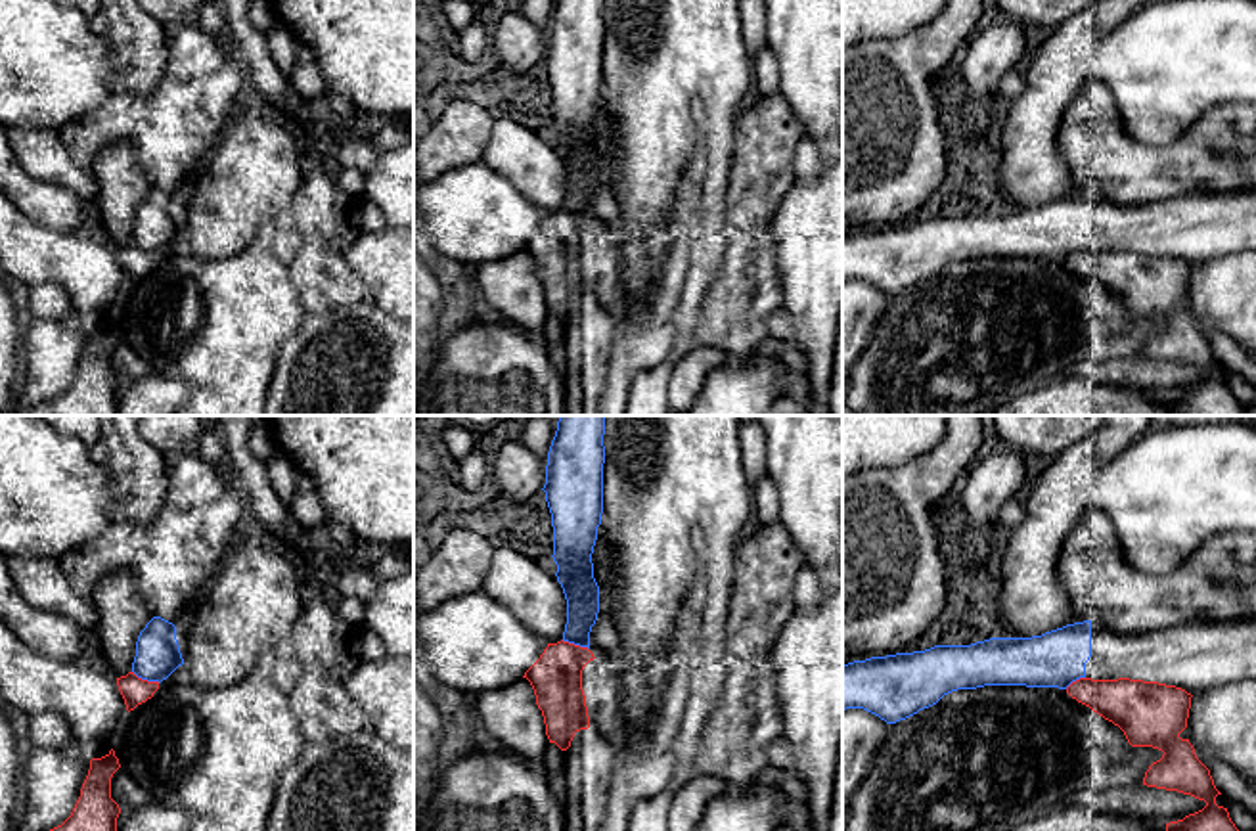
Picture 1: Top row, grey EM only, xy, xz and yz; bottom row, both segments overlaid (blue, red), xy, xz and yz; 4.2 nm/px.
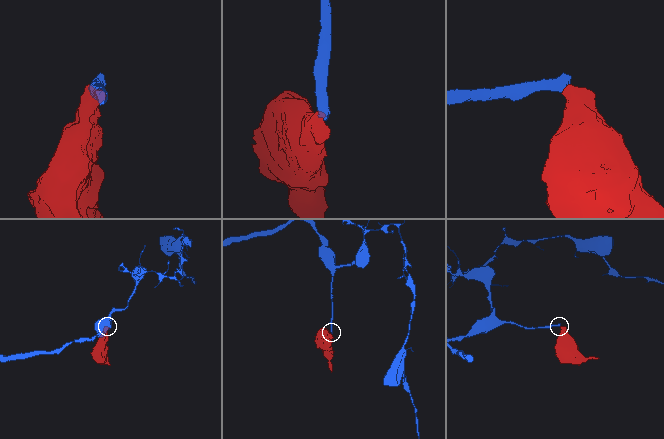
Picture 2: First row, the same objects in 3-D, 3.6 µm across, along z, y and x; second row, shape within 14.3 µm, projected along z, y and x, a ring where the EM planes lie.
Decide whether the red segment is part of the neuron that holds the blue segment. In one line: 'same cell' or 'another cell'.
another cell

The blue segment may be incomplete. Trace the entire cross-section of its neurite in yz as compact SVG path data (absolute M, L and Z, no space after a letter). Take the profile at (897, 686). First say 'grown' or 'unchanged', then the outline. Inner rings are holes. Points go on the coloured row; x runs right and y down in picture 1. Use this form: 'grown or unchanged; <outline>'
grown; M1256 617L1197 618L1145 636L1116 636L1084 620L1032 638L854 661L842 664L842 710L864 708L896 724L957 689L1066 689L1080 678L1158 682L1191 695L1256 680Z

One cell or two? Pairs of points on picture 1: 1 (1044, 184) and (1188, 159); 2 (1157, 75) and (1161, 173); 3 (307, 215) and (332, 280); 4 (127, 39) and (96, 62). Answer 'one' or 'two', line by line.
1: two
2: two
3: one
4: two

